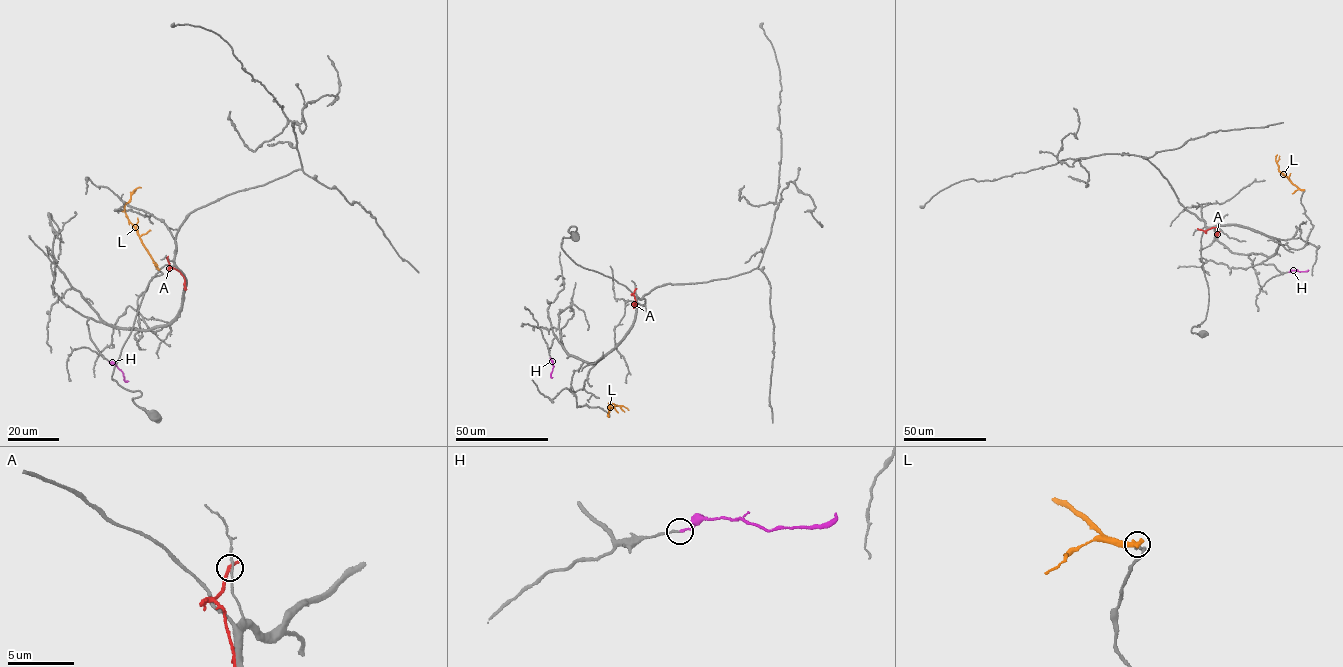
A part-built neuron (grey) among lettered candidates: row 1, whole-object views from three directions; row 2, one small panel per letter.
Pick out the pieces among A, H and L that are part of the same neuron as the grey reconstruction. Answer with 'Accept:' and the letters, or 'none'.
Accept: H

